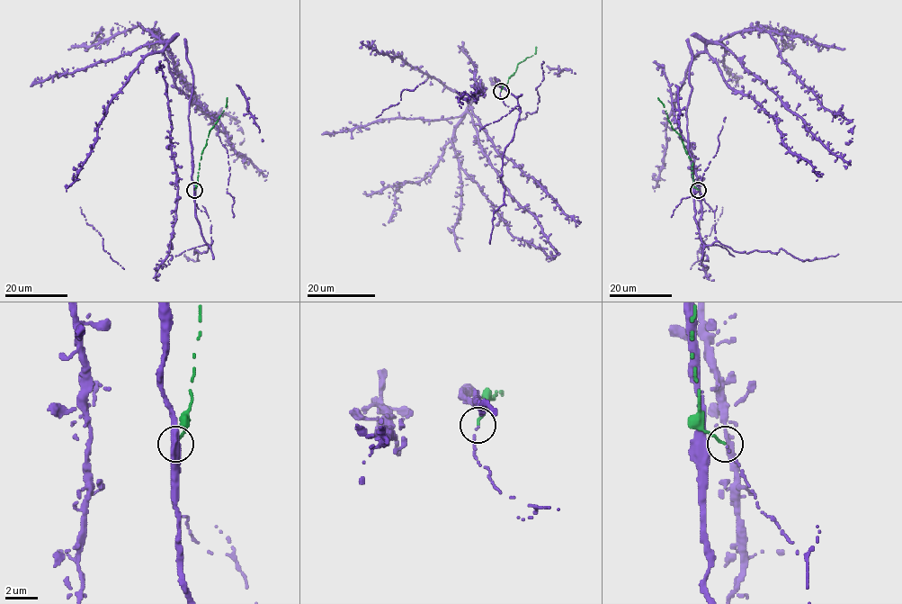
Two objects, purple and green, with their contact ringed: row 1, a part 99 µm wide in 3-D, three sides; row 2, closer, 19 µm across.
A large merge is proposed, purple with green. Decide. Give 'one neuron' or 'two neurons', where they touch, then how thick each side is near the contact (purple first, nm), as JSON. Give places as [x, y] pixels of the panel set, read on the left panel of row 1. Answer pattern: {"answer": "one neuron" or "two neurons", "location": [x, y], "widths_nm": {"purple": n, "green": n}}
{"answer": "one neuron", "location": [194, 190], "widths_nm": {"purple": 100, "green": 160}}

